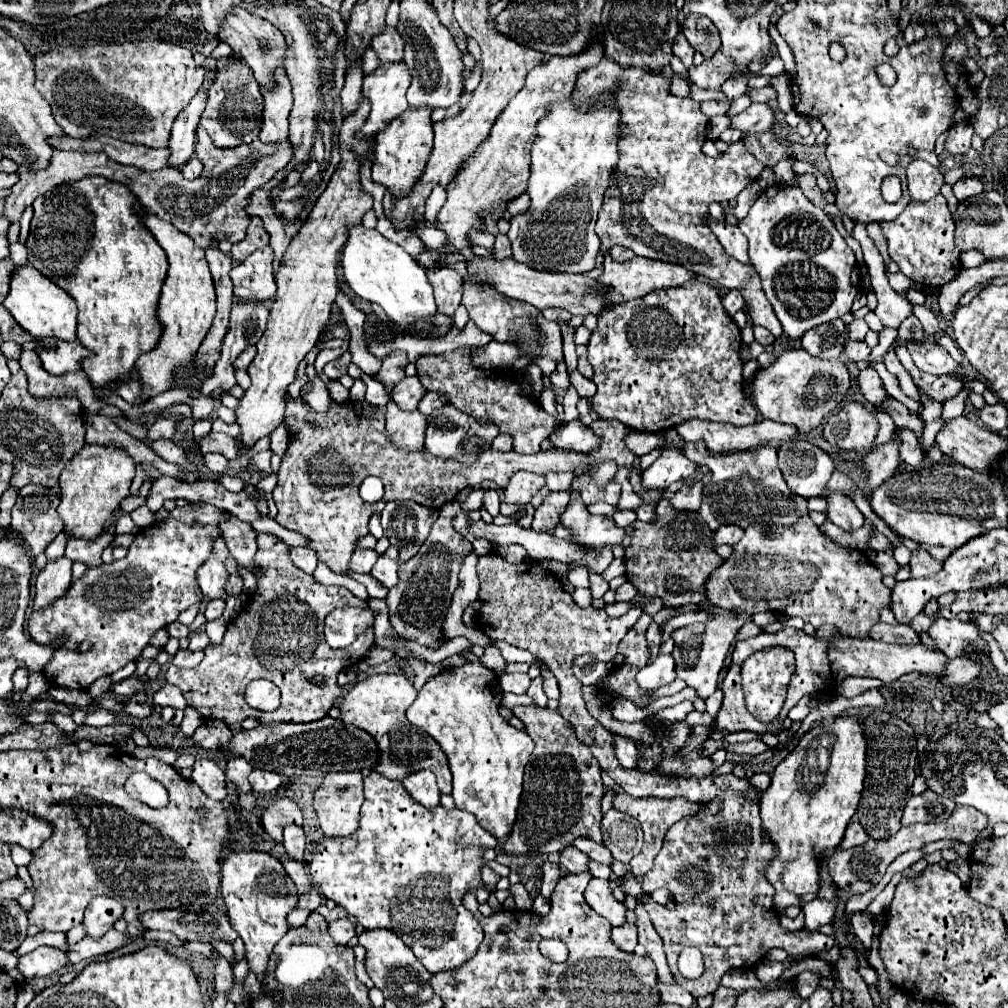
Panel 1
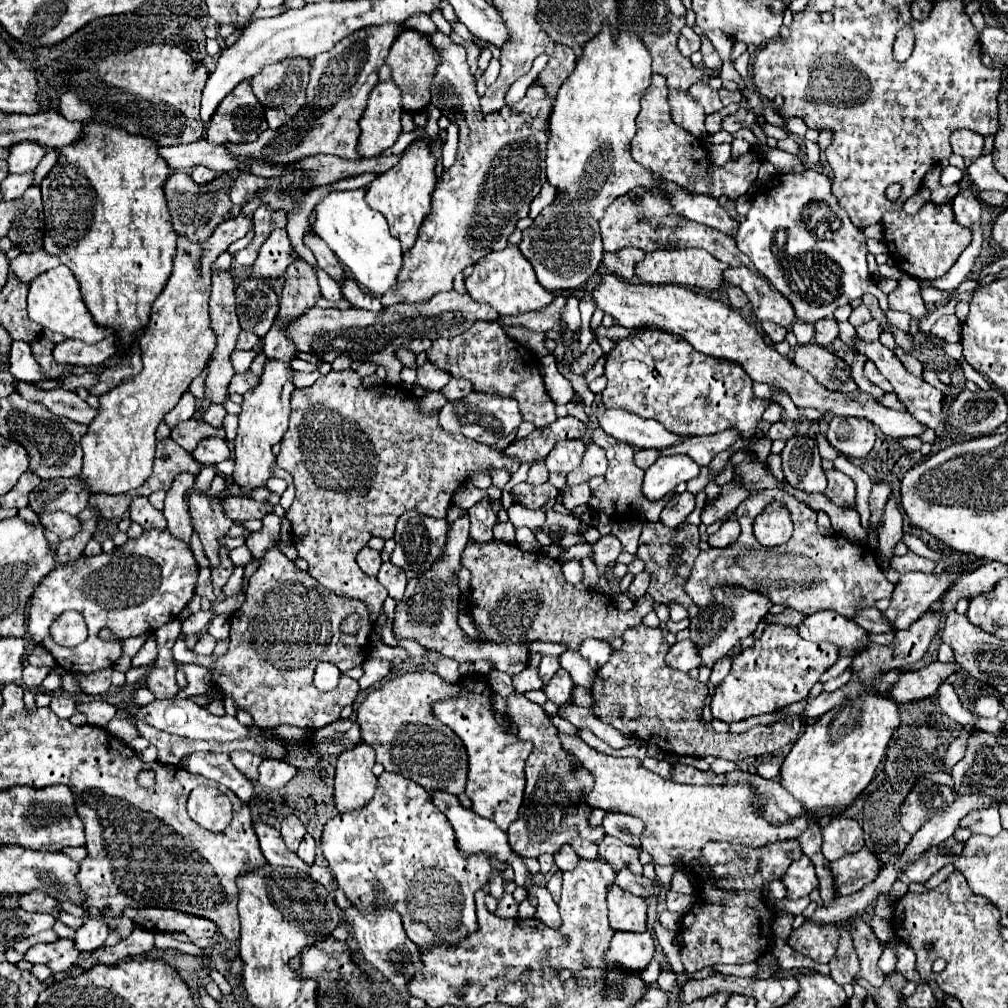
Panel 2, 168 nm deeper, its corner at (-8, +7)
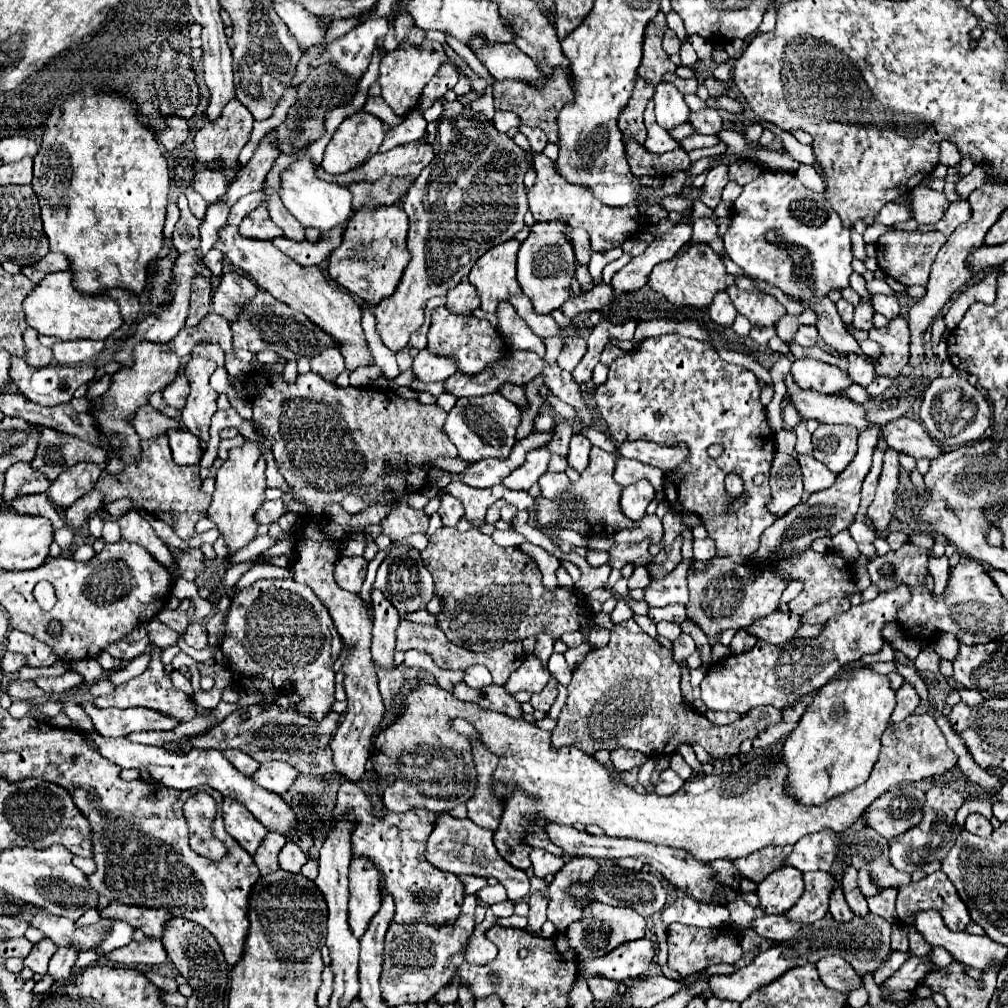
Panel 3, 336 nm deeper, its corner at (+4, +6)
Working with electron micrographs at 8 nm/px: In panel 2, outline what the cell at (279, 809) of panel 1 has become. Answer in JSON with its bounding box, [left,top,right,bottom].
[280,814,306,852]

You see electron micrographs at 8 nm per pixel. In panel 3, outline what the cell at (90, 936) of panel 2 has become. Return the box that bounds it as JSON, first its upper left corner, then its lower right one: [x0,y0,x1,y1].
[48,947,76,983]

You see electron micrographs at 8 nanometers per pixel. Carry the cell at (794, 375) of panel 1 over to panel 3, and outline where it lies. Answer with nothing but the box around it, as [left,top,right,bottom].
[790,359,852,393]

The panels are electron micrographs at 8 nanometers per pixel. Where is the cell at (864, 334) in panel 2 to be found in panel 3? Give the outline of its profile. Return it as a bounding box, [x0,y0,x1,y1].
[854,299,874,331]

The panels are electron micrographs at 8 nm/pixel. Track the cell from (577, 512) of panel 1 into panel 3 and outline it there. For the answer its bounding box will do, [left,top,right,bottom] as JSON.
[538,471,568,499]

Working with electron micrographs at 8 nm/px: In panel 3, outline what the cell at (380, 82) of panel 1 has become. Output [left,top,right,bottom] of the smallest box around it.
[322,111,384,175]

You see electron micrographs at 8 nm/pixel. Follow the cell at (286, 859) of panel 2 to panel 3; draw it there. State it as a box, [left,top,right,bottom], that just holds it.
[222,797,268,855]

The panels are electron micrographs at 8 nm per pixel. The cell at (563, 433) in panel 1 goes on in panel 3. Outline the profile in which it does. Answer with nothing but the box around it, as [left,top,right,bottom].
[458,431,552,489]

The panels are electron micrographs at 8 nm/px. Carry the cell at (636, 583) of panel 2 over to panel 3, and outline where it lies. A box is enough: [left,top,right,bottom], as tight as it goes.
[628,567,652,589]

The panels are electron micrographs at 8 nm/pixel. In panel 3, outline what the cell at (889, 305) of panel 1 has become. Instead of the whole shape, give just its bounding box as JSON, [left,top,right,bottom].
[872,295,900,319]

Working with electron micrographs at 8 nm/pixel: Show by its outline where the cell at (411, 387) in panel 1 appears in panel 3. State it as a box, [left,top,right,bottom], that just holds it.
[412,349,458,383]

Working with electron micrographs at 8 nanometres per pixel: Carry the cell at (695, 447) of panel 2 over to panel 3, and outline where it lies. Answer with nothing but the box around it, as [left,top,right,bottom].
[618,441,688,473]

